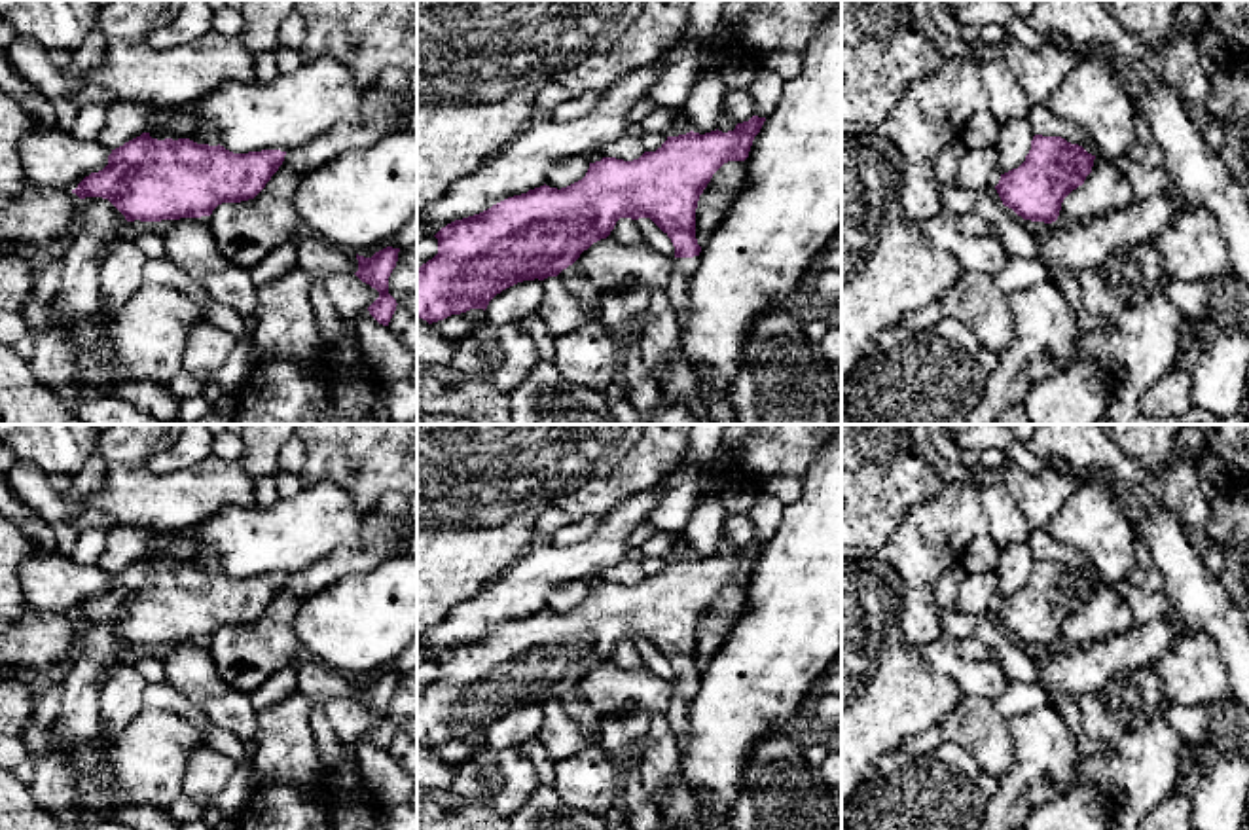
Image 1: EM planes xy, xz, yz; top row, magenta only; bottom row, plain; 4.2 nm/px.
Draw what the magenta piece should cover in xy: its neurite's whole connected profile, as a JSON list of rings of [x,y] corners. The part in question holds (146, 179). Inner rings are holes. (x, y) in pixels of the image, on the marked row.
[[[150,133],[112,150],[108,165],[85,176],[72,193],[80,199],[108,199],[127,222],[161,222],[210,216],[222,203],[254,199],[279,171],[286,152],[262,150],[233,153],[224,146],[197,144],[190,138],[152,138]]]

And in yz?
[[[1035,135],[1025,161],[995,186],[1005,207],[1031,222],[1058,220],[1063,199],[1084,184],[1095,155],[1061,136]]]

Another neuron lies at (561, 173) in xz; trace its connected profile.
[[[567,157],[553,161],[552,167],[546,172],[546,186],[550,188],[567,188],[586,176],[589,169],[588,157]]]

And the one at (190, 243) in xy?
[[[180,218],[163,239],[163,258],[182,267],[214,301],[231,307],[243,318],[254,316],[258,286],[248,269],[222,254],[207,222]]]

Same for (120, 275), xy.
[[[121,241],[104,254],[99,269],[99,307],[104,315],[116,313],[146,284],[142,277],[146,262],[146,254],[133,241]]]

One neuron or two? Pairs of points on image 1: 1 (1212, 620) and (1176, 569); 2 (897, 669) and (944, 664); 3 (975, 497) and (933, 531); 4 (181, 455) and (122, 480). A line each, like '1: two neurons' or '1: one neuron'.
1: one neuron
2: two neurons
3: one neuron
4: two neurons

